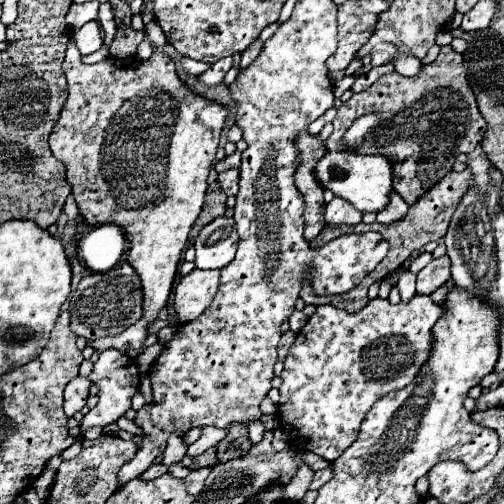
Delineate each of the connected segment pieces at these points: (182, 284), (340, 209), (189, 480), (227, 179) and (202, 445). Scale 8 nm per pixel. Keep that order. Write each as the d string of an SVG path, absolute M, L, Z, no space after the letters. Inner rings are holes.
M194 268L188 276L184 276L174 290L174 306L178 314L178 322L190 322L200 316L210 300L216 296L220 284L218 270L198 270Z
M334 198L330 204L326 204L326 224L358 224L362 222L362 212L352 208L342 198Z
M200 468L200 470L192 470L188 476L186 476L186 486L188 486L188 494L190 496L198 496L202 492L202 486L204 486L204 480L206 476L210 474L210 468Z
M236 168L220 172L218 182L220 182L220 188L226 196L236 196L238 194L238 170Z
M206 426L202 430L204 430L204 434L194 444L188 446L188 456L198 456L198 454L206 452L208 448L216 446L226 436L226 432L220 430L220 428L216 428L216 426Z

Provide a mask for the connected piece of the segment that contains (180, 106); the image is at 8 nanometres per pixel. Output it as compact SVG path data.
M70 40L62 70L68 80L68 98L50 134L50 150L66 164L66 180L72 184L72 194L84 220L92 226L118 224L126 232L130 242L128 264L140 274L144 288L144 318L118 336L94 340L92 346L97 355L94 353L90 360L95 363L100 353L108 348L122 353L142 350L148 324L156 320L158 312L166 306L178 262L188 242L188 232L204 204L208 172L214 164L214 154L218 150L220 132L228 118L228 108L194 94L178 78L172 58L164 52L154 52L144 62L138 56L130 56L128 60L114 60L110 56L88 66L82 62L74 40Z

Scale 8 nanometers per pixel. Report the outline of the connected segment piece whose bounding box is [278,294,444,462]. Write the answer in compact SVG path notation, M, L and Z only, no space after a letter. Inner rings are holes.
M414 296L408 304L406 302L400 302L400 304L390 304L388 300L382 300L382 298L376 298L376 300L370 300L360 312L346 312L342 308L336 308L336 306L318 306L316 314L308 318L306 326L300 330L300 334L296 336L296 342L292 344L286 360L284 360L284 370L282 370L282 386L280 386L280 402L278 402L278 414L281 427L288 432L289 438L293 442L299 442L304 444L304 452L314 452L318 454L320 458L332 462L336 460L358 436L360 432L360 422L362 418L366 416L366 412L372 408L372 404L386 396L388 392L394 392L394 390L400 390L404 388L406 384L410 384L414 380L414 376L418 374L420 366L426 362L428 358L428 352L430 352L430 346L432 346L432 326L436 324L436 320L444 314L444 308L440 304L434 304L430 300L430 296Z

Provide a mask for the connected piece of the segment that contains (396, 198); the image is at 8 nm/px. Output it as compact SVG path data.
M392 194L390 200L388 200L388 208L384 208L384 210L380 210L376 214L376 222L392 224L396 220L402 220L406 216L406 212L408 212L408 204L404 204L402 196L400 194Z

